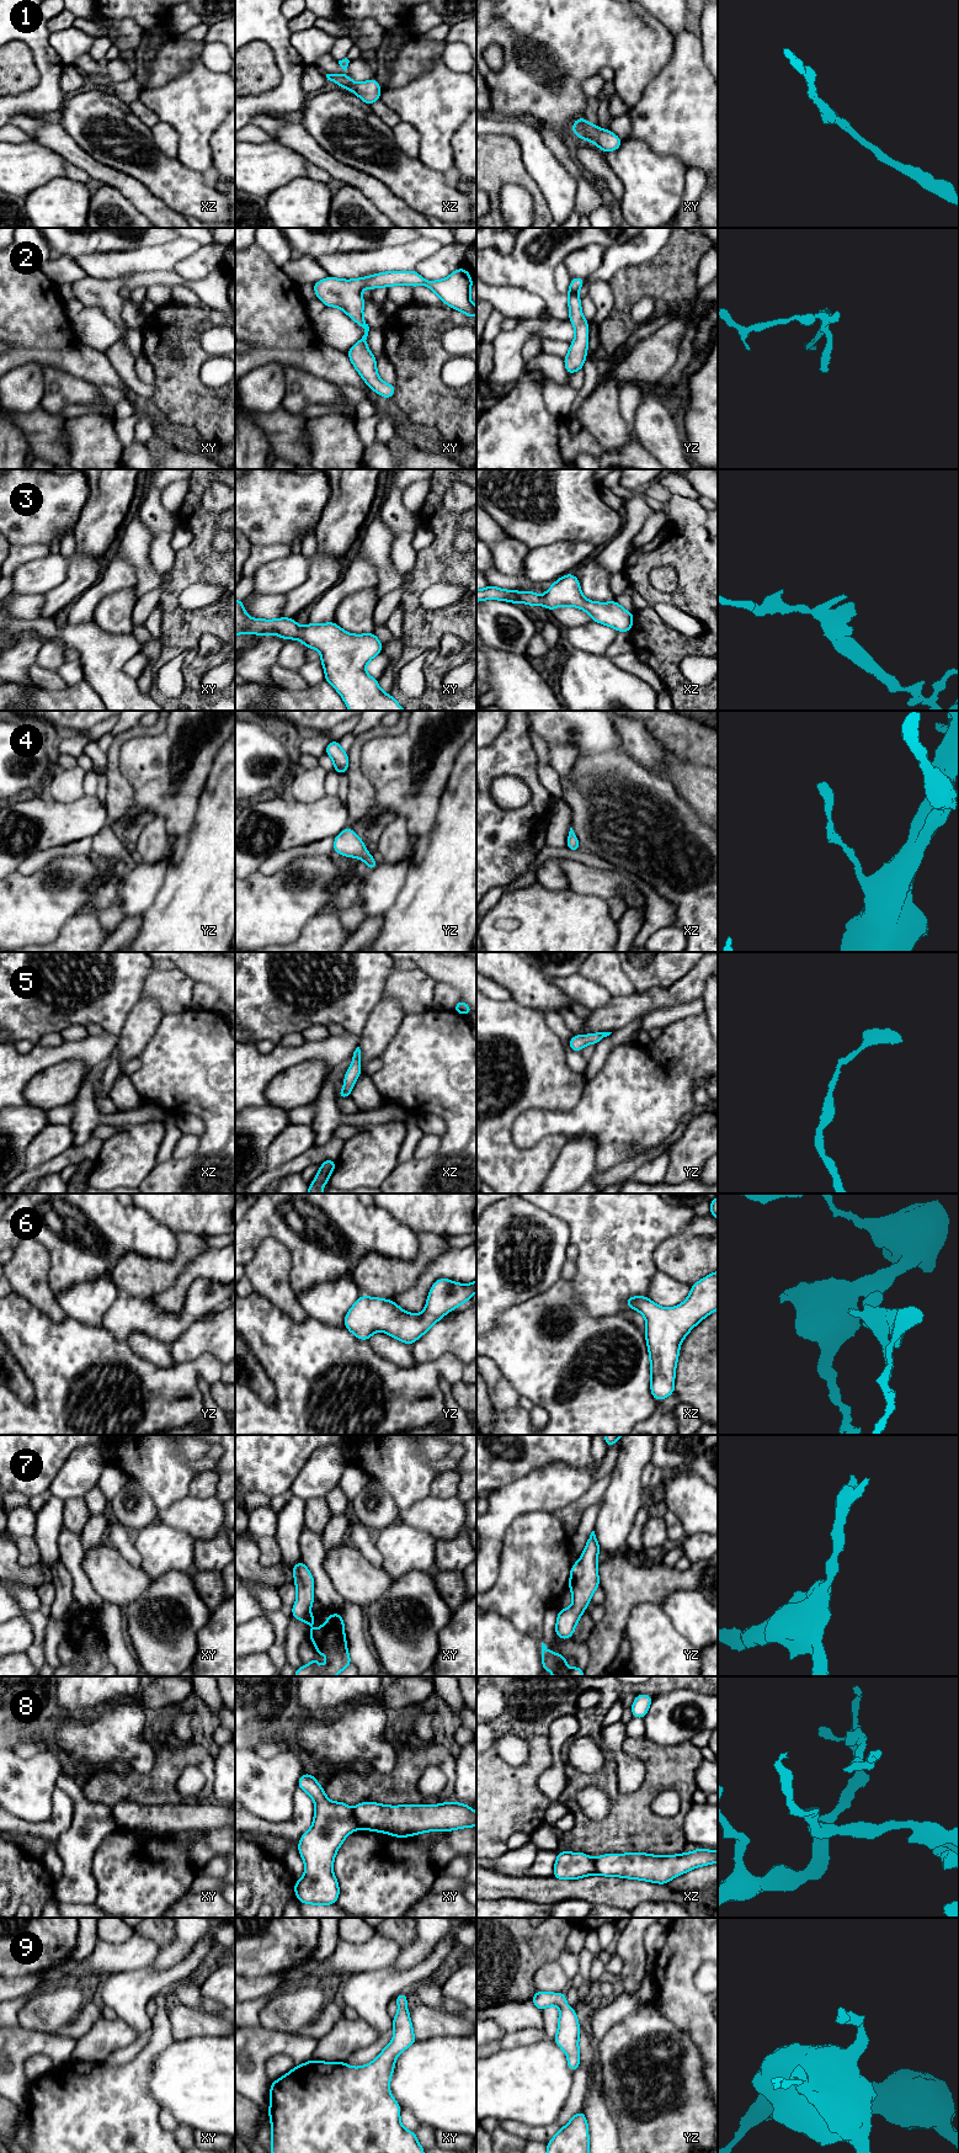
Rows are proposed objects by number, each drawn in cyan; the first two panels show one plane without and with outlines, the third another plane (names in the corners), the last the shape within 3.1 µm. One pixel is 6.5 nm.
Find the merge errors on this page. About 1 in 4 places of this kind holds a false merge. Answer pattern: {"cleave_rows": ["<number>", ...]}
{"cleave_rows": ["8"]}

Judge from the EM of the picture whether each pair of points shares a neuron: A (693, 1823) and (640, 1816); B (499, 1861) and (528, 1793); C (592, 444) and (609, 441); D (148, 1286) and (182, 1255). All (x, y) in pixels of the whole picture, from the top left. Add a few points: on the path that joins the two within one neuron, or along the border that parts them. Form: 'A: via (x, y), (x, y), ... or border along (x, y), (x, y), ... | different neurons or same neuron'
A: border along (693, 1803), (685, 1817), (683, 1835), (686, 1840) | different neurons
B: border along (509, 1849), (491, 1858) | different neurons
C: border along (581, 425), (603, 451) | different neurons
D: via (156, 1277), (165, 1274), (175, 1264) | same neuron

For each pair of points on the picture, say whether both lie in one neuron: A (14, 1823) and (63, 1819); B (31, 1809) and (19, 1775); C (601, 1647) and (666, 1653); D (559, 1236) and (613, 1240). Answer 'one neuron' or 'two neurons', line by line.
A: one neuron
B: one neuron
C: two neurons
D: two neurons

